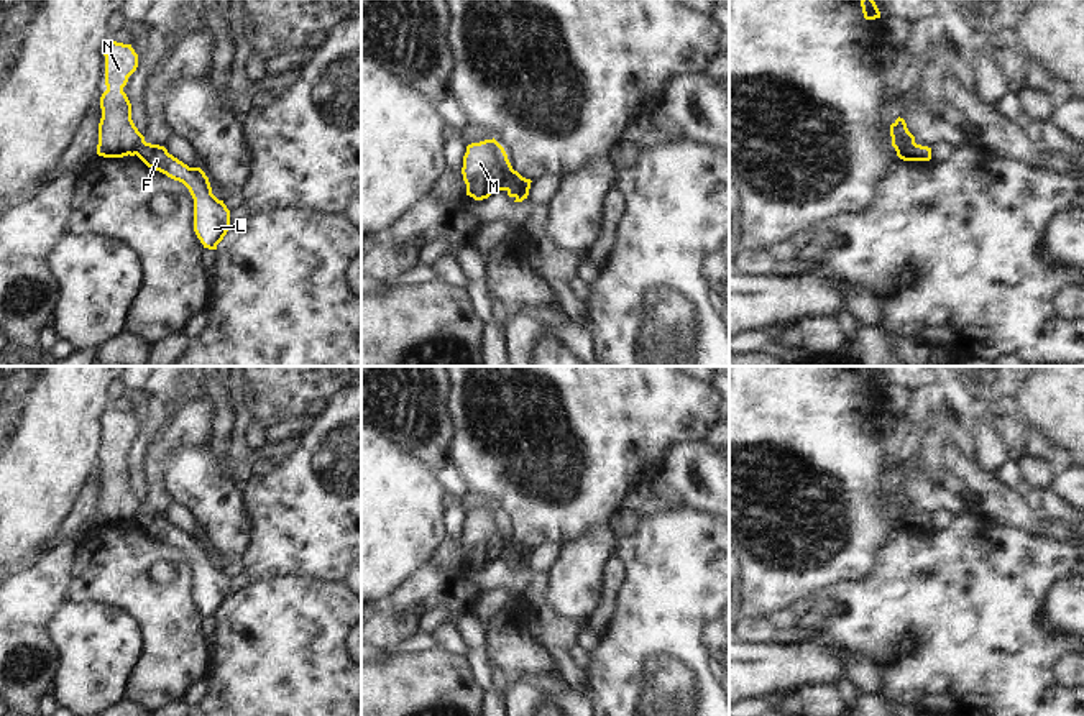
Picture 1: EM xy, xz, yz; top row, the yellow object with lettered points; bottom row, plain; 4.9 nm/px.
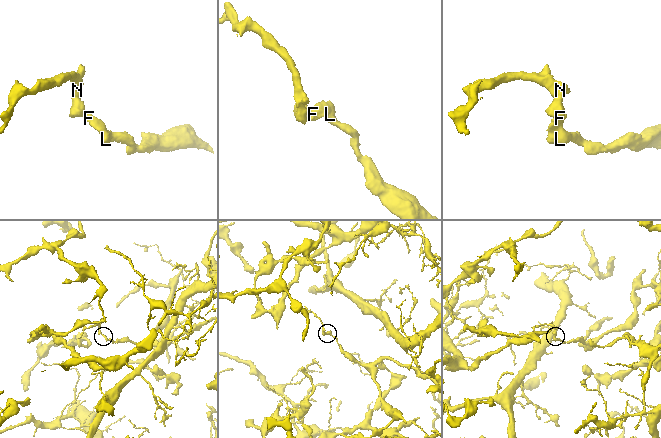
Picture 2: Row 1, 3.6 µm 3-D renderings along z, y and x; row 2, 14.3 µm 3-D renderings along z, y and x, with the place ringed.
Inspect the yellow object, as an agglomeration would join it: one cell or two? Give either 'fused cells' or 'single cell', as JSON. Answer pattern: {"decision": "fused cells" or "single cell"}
{"decision": "fused cells"}

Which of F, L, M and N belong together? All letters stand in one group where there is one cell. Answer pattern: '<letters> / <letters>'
F L / M N

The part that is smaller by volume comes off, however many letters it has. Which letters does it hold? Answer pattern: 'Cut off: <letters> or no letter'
Cut off: M, N

